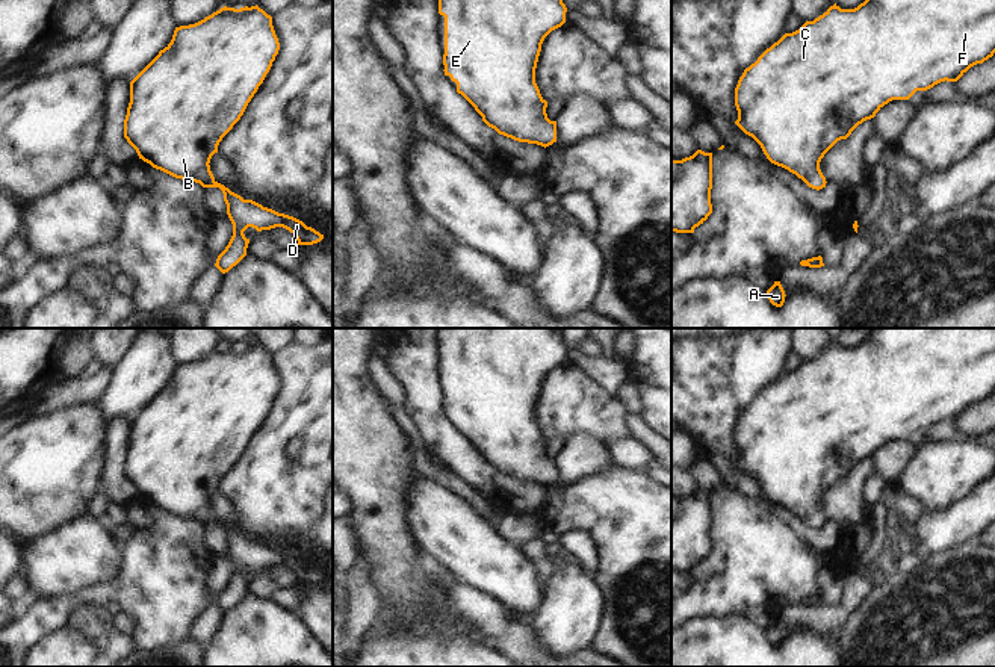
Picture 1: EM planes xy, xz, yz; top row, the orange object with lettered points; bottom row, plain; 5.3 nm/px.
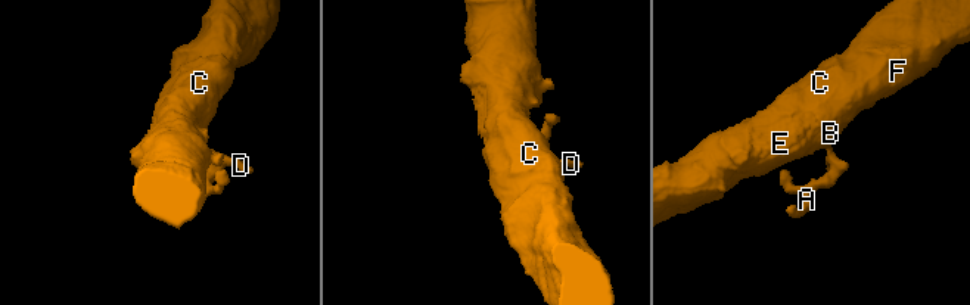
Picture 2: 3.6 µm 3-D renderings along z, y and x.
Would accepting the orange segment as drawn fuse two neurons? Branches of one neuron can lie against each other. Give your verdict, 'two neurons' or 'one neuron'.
one neuron

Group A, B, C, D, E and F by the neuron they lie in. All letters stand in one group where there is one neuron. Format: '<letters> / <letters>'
A B C D E F

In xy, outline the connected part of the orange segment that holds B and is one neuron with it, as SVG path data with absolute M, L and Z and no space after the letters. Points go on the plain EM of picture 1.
M257 343L240 348L224 345L195 363L175 366L171 381L130 420L124 476L139 498L175 517L219 526L224 532L233 575L215 602L222 613L246 594L250 578L243 570L248 566L257 570L283 566L296 576L298 584L313 584L324 578L324 573L302 560L231 531L215 519L209 504L219 481L240 458L263 422L278 389L271 354Z

